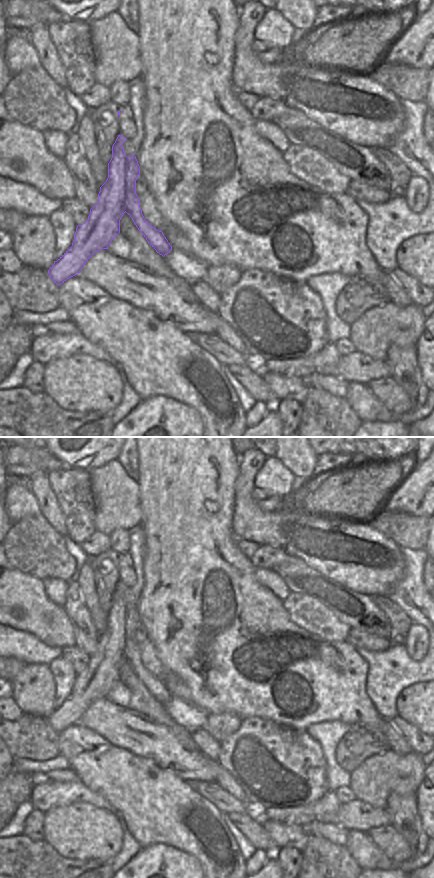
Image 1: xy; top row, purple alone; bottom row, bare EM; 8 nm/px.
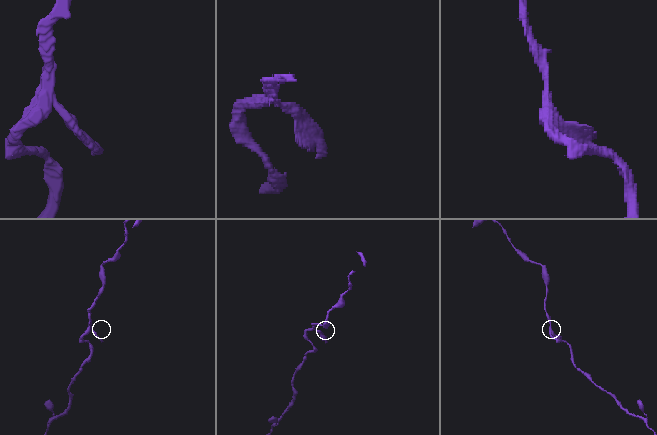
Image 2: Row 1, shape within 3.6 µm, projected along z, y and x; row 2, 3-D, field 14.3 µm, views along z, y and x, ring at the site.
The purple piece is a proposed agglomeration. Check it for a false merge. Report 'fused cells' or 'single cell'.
single cell

